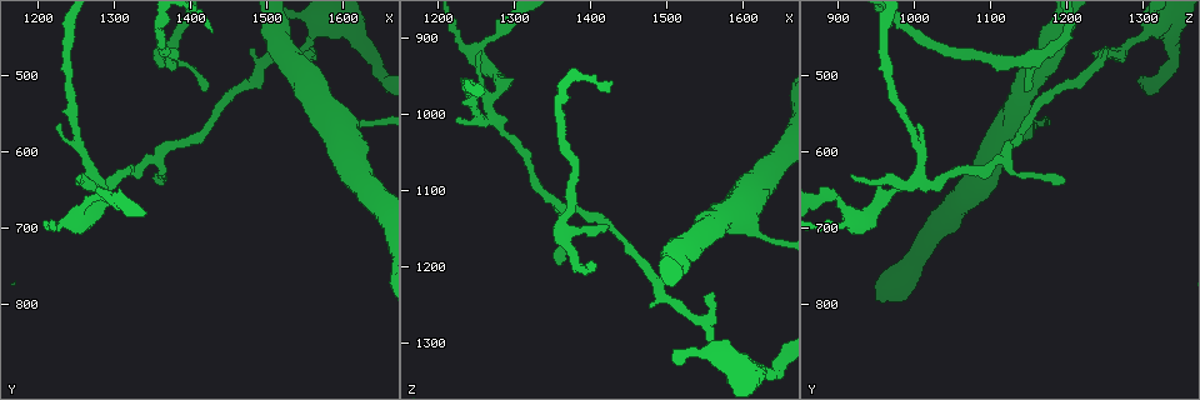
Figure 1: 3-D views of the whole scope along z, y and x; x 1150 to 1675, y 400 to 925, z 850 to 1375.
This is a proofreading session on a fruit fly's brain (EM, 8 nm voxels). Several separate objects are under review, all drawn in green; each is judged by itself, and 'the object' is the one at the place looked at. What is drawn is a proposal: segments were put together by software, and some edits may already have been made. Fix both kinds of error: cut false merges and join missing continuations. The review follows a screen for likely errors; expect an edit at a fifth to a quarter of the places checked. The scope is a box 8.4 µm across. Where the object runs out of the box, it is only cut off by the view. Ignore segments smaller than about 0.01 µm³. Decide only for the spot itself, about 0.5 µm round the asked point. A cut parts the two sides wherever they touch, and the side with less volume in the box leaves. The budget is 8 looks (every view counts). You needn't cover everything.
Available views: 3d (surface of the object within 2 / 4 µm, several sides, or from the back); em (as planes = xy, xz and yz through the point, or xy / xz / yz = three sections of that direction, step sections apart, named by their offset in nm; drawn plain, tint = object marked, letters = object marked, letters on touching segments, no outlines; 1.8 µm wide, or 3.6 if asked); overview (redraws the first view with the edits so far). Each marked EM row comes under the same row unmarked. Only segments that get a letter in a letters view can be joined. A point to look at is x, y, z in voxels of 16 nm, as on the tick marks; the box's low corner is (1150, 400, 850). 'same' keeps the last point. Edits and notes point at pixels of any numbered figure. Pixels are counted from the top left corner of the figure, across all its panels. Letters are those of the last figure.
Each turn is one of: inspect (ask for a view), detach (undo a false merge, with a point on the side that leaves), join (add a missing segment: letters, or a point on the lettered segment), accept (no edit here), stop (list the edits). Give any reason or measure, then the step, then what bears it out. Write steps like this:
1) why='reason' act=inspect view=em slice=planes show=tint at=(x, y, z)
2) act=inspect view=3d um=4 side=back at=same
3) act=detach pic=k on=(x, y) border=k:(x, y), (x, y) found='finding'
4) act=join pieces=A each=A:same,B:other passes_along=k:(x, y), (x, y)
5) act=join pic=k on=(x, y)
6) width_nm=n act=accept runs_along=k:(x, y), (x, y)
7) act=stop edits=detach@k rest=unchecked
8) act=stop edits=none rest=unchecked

why='an open end' act=inspect view=3d um=4 at=(1555, 475, 1240)

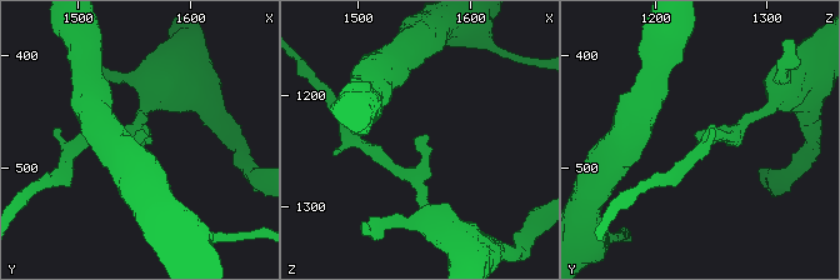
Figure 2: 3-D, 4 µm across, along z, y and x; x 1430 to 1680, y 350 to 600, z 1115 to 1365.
act=inspect view=em um=3.6 slice=planes show=tint at=(1554, 478, 1238)

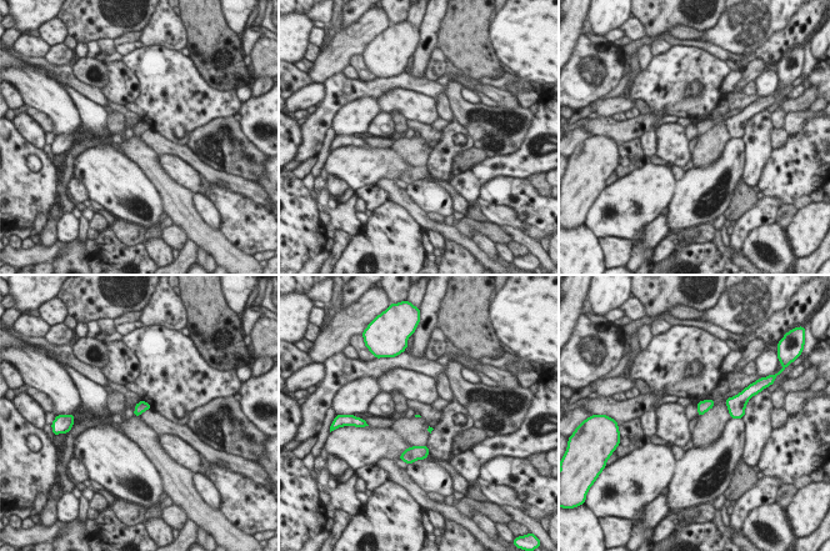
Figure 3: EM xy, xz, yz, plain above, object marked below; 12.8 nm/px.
act=inspect view=em um=3.6 slice=planes show=letters at=same

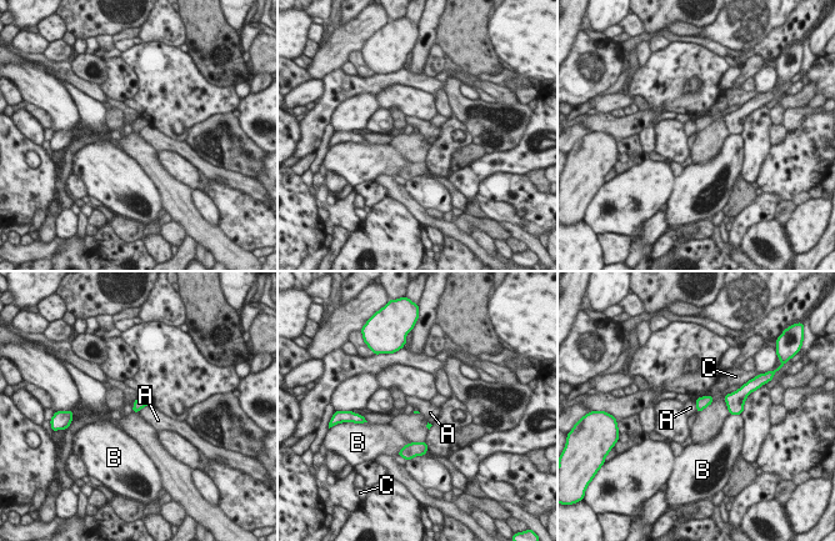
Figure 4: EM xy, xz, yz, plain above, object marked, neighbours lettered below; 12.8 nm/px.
act=accept each=A:other,B:other,C:other border=4:(149, 404), (138, 411) found='no lettered segment goes on from it'

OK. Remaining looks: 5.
why='tapers out' act=inspect view=em slice=yz step=16 show=letters at=(1360, 645, 1195)

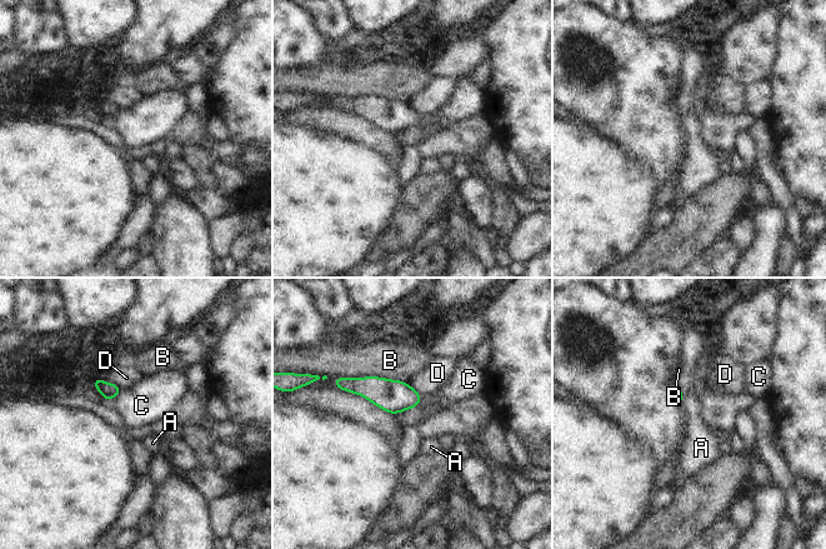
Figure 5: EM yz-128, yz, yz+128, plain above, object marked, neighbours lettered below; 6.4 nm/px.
act=accept each=A:other,B:other,C:other,D:other border=5:(123, 390), (106, 403) found='none of them fits'

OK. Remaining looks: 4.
why='arms run side by side' act=inspect view=3d um=2 side=back at=(1275, 640, 1010)

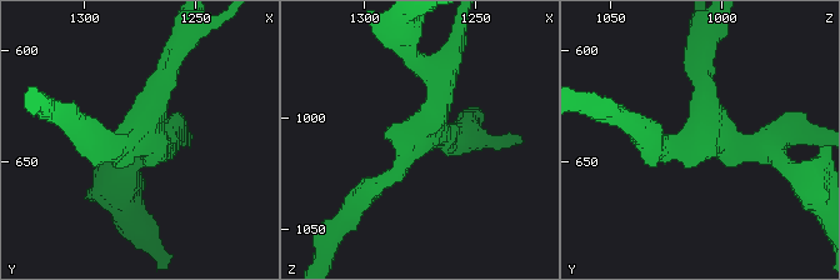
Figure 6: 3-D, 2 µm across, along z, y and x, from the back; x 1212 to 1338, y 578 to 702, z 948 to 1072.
why='need the tissue' act=inspect view=em slice=yz step=8 show=tint at=(1274, 636, 1009)

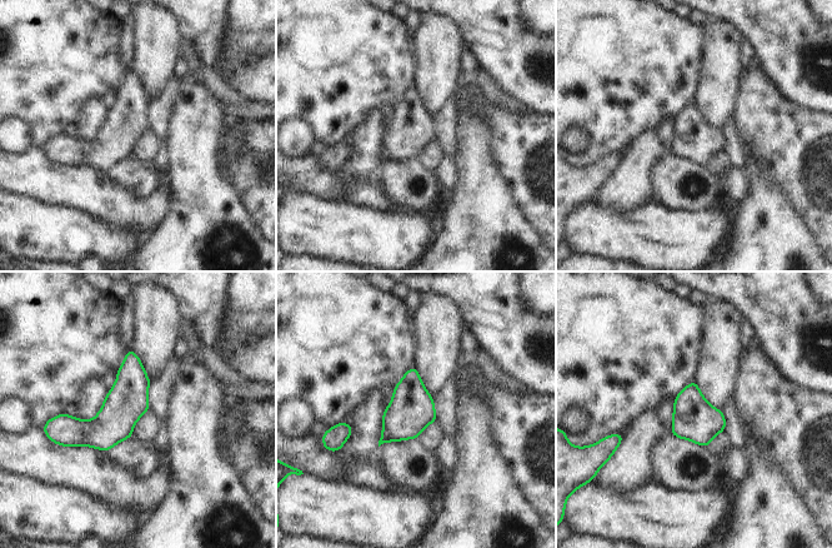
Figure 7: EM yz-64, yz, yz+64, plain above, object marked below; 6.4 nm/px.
act=inspect view=em slice=planes show=letters at=same

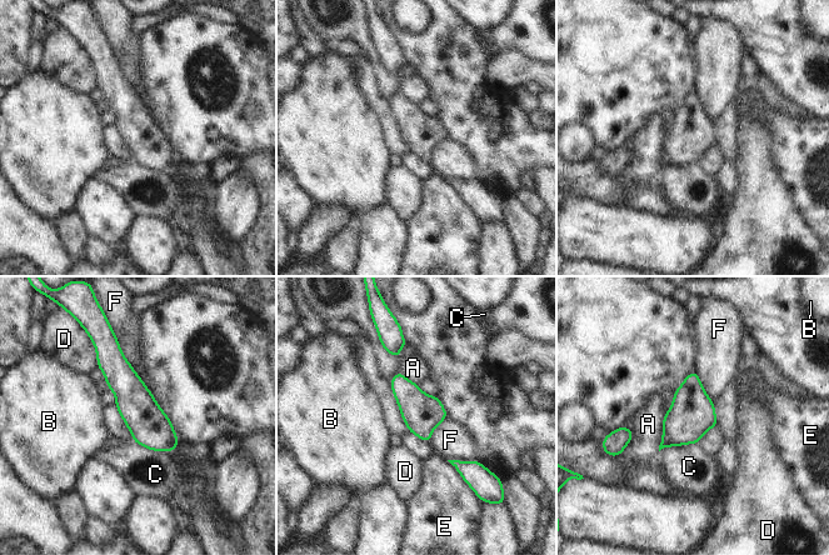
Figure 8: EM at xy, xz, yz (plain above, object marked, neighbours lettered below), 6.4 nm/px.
arms=4 act=accept each=A:other,B:other,C:other,D:other,E:other,F:other found='all the same neuron'

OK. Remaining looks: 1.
act=stop edits=none rest=unchecked

